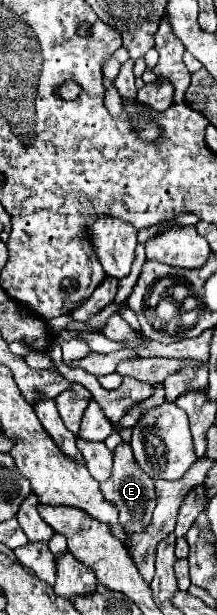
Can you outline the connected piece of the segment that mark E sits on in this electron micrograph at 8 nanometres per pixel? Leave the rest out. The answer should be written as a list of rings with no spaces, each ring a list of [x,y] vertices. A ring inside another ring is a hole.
[[[121,443],[113,451],[113,471],[107,481],[101,483],[101,493],[107,501],[111,501],[119,509],[119,523],[129,531],[133,527],[147,527],[151,523],[151,513],[155,509],[157,497],[155,497],[155,487],[153,479],[141,471],[141,467],[135,463],[133,451],[129,443]]]

